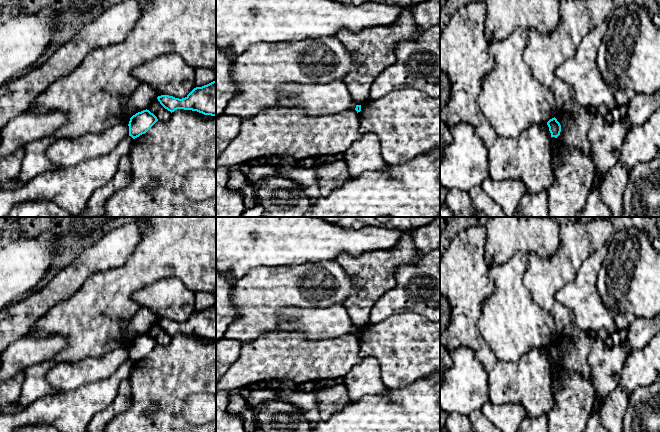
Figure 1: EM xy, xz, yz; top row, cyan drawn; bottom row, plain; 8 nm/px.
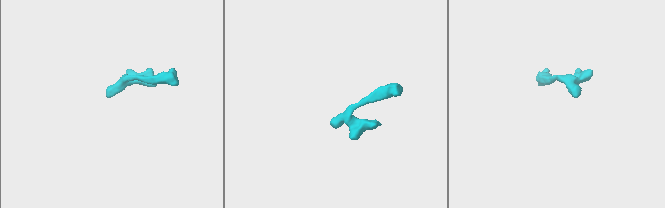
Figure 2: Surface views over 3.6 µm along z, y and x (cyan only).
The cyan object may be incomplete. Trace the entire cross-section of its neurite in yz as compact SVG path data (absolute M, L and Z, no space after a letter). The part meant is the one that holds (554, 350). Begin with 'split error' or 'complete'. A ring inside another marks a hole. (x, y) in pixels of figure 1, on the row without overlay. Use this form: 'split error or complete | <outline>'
complete | M555 341L550 343L547 346L547 349L549 351L549 355L551 357L551 361L557 362L560 359L560 356L561 356L561 349L557 345L557 343Z

